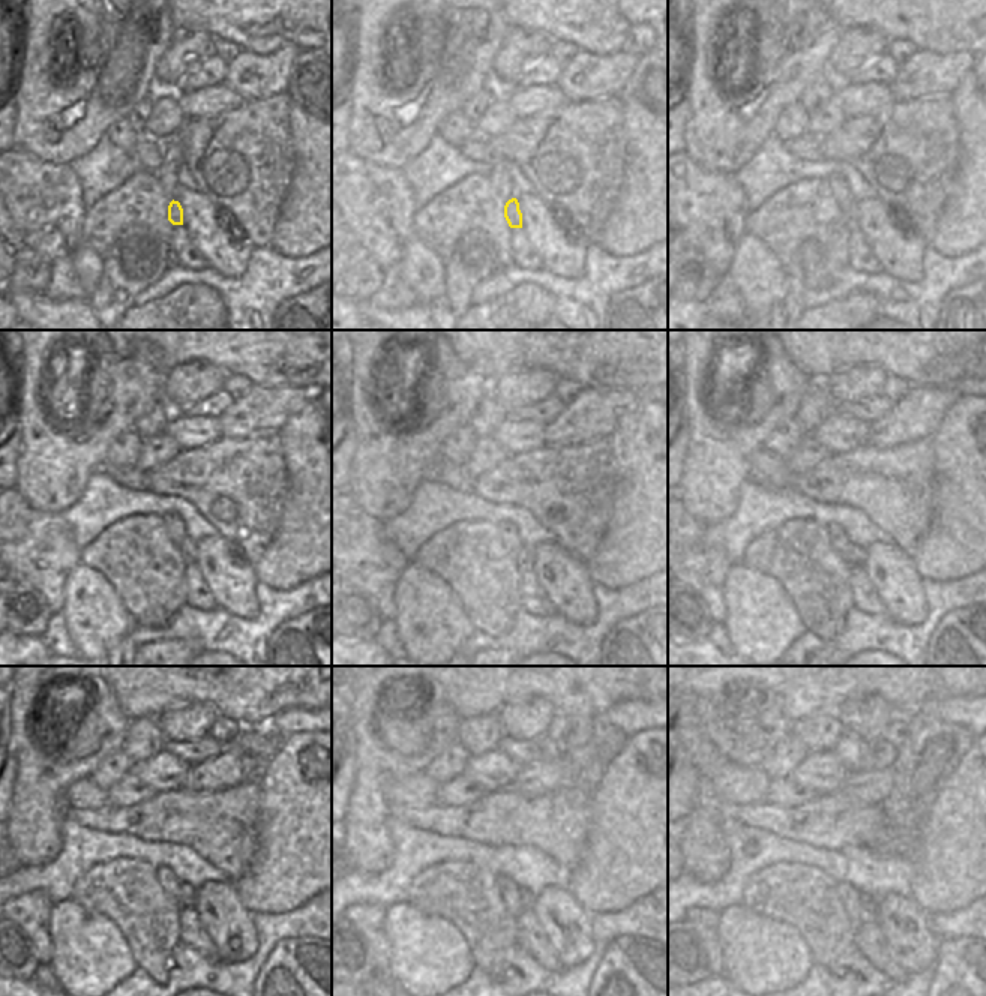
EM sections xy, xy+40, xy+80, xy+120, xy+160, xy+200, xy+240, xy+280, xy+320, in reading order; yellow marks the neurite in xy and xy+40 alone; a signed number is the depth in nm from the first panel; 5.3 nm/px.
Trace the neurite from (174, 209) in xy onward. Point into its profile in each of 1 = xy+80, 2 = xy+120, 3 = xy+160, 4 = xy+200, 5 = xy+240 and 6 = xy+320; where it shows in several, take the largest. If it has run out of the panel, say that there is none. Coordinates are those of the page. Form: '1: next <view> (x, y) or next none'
1: next xy+80 (851, 215)
2: next xy+120 (188, 546)
3: next xy+160 (526, 558)
4: next xy+200 (859, 555)
5: next xy+240 (186, 897)
6: next xy+320 (868, 903)

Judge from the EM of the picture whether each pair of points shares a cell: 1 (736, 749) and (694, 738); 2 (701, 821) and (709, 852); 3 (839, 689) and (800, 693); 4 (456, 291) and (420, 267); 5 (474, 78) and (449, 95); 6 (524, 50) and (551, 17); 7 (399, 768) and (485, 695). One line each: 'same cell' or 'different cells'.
1: different cells
2: same cell
3: same cell
4: different cells
5: same cell
6: different cells
7: different cells

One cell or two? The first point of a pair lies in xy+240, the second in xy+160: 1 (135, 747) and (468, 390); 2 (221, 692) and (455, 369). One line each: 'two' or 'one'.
1: two
2: two

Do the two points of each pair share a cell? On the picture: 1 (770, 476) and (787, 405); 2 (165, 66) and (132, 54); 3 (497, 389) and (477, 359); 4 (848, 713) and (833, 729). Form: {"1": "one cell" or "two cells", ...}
{"1": "two cells", "2": "two cells", "3": "two cells", "4": "two cells"}

